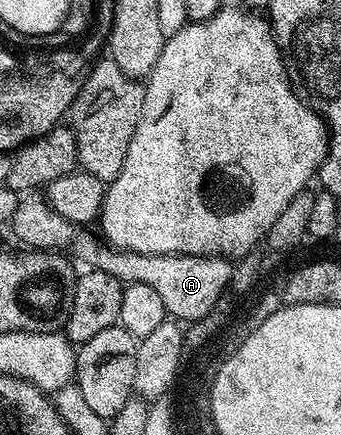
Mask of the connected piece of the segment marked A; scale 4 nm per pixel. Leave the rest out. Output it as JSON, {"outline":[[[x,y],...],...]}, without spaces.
{"outline":[[[84,231],[76,249],[85,261],[85,266],[106,271],[114,279],[127,284],[146,283],[154,287],[166,307],[168,317],[177,322],[199,323],[205,315],[217,308],[220,296],[228,284],[233,284],[233,262],[227,257],[199,257],[185,253],[129,253],[126,249],[115,250],[109,247],[95,232]]]}

